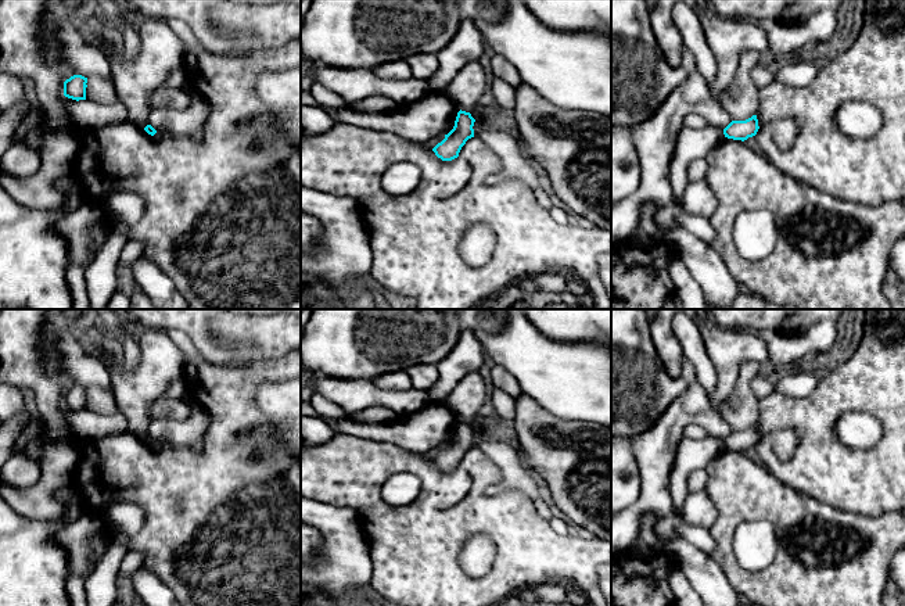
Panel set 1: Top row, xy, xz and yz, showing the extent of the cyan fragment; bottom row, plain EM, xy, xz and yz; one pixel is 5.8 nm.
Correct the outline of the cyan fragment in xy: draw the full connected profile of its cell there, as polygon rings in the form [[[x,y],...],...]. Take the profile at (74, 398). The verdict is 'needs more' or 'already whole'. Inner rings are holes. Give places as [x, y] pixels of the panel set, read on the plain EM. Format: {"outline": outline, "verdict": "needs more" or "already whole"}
{"outline": [[[73,386],[64,392],[64,406],[72,410],[86,410],[87,388]]], "verdict": "already whole"}

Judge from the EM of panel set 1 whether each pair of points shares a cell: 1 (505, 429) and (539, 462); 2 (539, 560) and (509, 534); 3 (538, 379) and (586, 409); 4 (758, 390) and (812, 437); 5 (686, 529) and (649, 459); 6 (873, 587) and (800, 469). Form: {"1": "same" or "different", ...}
{"1": "different", "2": "same", "3": "same", "4": "different", "5": "different", "6": "different"}

